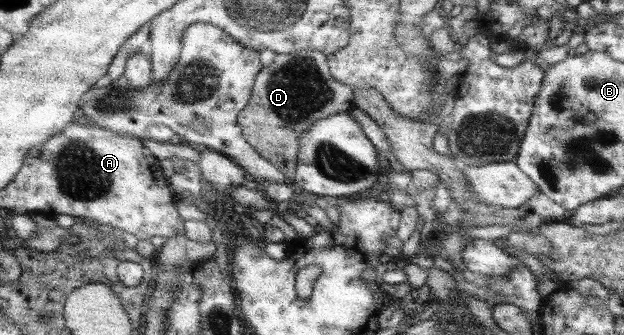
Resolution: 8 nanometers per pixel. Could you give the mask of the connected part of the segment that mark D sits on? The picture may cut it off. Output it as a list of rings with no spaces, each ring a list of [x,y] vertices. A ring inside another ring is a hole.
[[[323,51],[276,54],[273,62],[258,73],[249,105],[241,111],[243,134],[262,157],[281,168],[293,181],[299,166],[301,137],[318,121],[352,110],[354,90],[331,75],[329,57]]]

